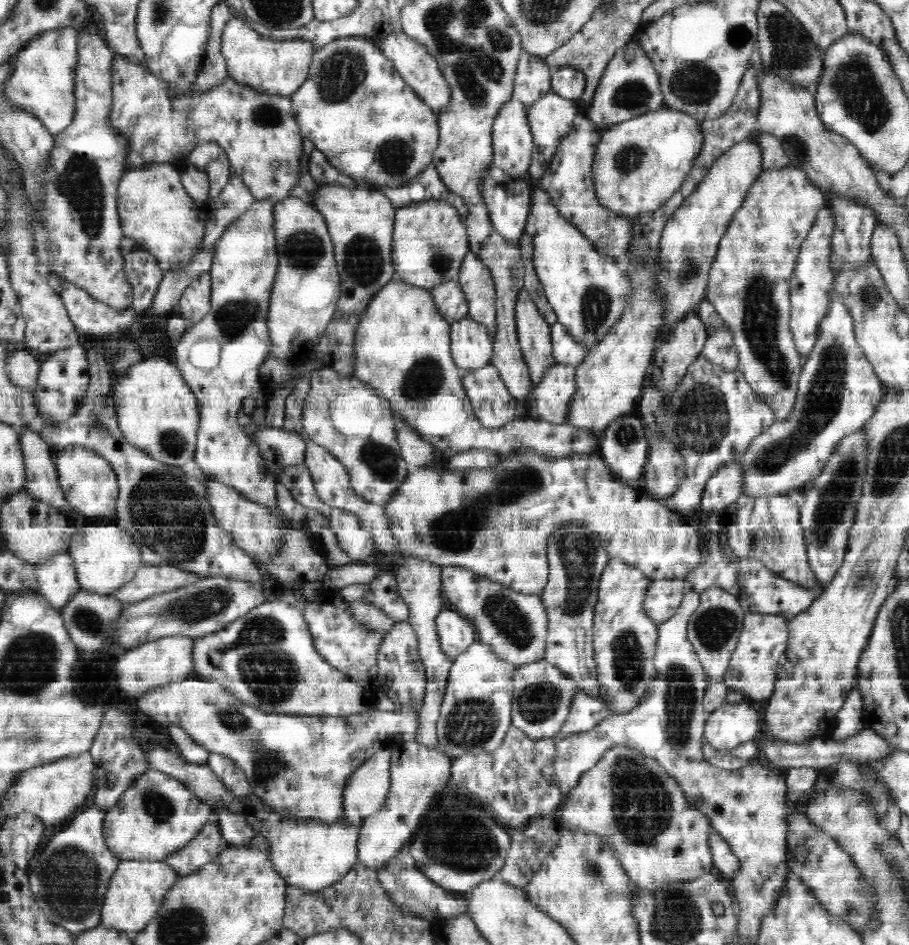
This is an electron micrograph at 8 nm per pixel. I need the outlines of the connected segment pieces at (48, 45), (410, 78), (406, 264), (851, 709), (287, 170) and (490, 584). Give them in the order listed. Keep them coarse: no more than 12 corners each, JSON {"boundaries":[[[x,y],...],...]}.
{"boundaries":[[[80,29],[13,57],[6,102],[54,137],[72,122]],[[403,33],[376,45],[437,113],[452,88],[436,57]],[[457,204],[397,208],[394,280],[457,280],[469,251]],[[845,696],[831,735],[843,741],[864,730],[863,700]],[[116,56],[122,166],[216,142],[255,200],[288,197],[306,155],[291,97],[231,78],[172,93]],[[441,567],[477,641],[519,667],[545,658],[541,595]]]}

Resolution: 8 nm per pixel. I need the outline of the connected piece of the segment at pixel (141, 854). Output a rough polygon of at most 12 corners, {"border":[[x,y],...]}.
{"border":[[148,769],[106,810],[123,860],[166,860],[212,820],[184,783]]}

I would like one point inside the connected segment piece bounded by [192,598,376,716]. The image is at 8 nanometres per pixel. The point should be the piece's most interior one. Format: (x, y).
(267, 658)

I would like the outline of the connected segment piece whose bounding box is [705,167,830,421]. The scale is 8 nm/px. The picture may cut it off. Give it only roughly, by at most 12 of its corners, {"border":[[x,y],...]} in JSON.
{"border":[[763,170],[720,239],[705,298],[739,370],[791,413],[803,357],[791,282],[829,201]]}

